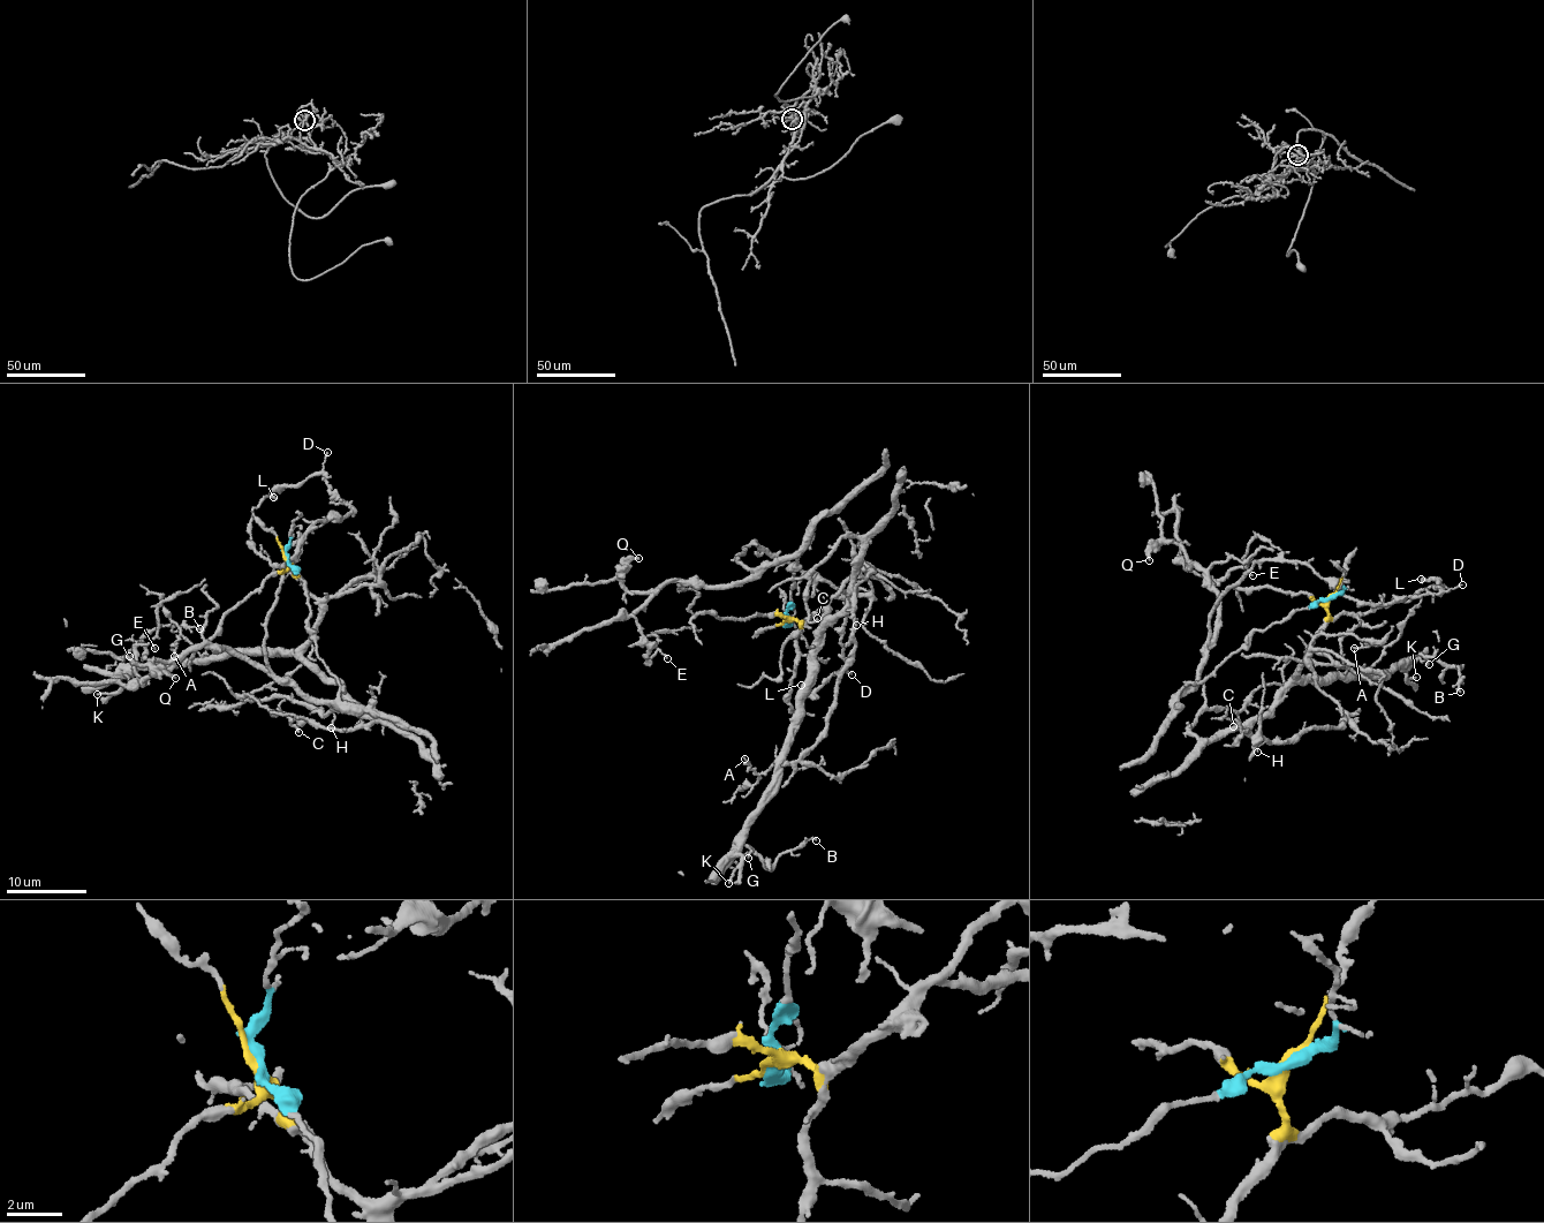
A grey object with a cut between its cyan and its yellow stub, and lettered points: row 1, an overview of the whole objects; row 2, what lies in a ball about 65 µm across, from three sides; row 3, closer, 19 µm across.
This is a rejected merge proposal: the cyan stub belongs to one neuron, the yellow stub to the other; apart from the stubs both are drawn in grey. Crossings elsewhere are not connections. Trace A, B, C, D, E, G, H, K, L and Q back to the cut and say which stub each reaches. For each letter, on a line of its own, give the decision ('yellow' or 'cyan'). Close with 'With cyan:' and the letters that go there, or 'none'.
A: yellow
B: yellow
C: yellow
D: cyan
E: cyan
G: yellow
H: yellow
K: yellow
L: cyan
Q: cyan
With cyan: D, E, L, Q

